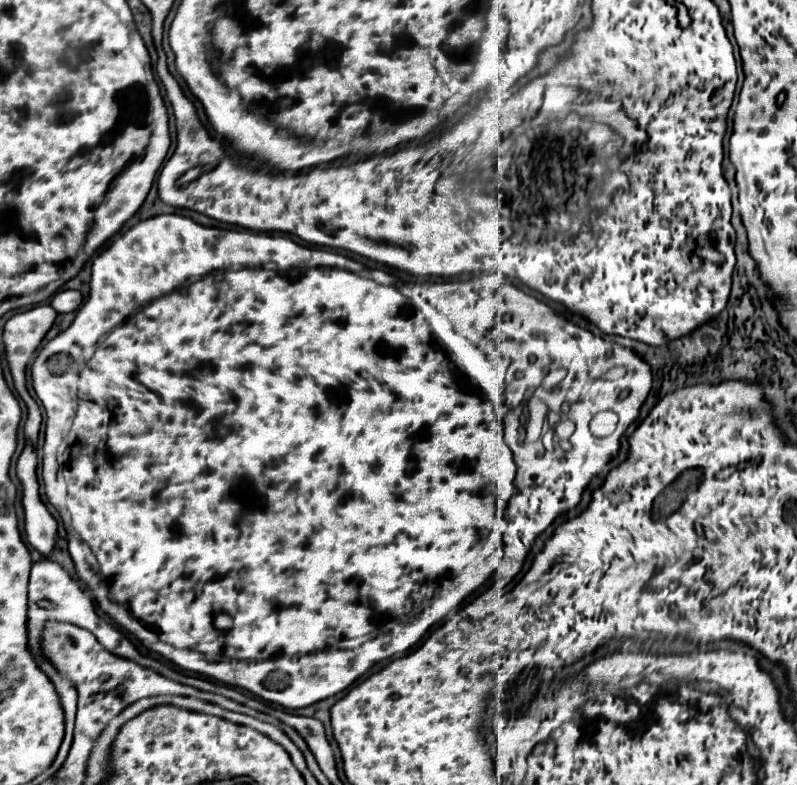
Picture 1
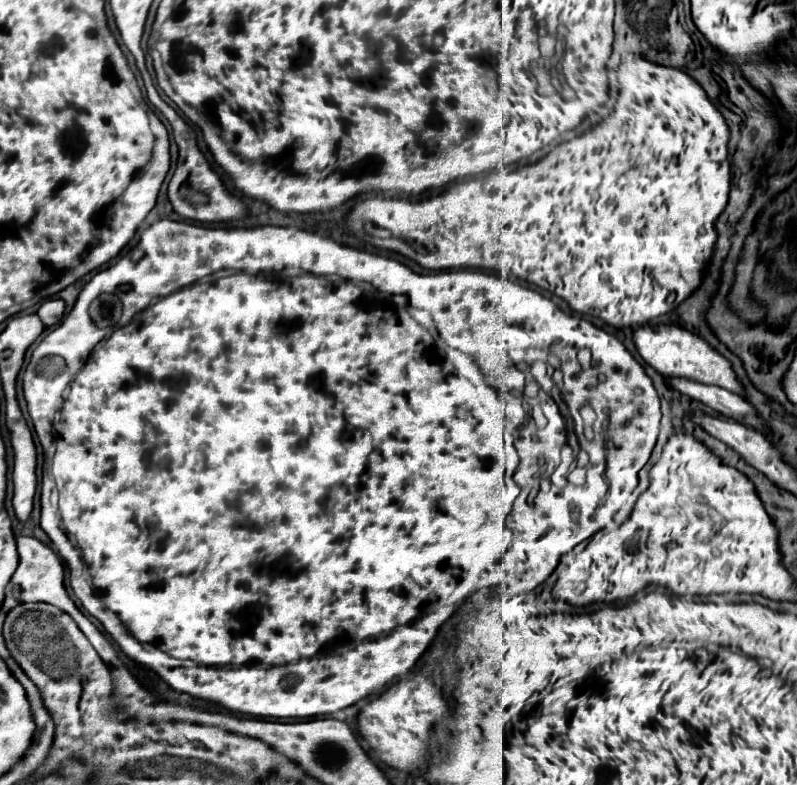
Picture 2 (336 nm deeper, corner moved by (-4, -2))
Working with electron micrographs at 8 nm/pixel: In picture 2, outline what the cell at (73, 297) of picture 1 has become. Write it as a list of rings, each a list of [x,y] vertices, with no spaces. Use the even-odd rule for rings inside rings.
[[[54,298],[54,300],[46,300],[40,310],[38,310],[38,316],[40,320],[46,324],[46,326],[52,326],[56,322],[60,322],[64,318],[64,310],[66,310],[66,304],[64,300],[60,298]]]

